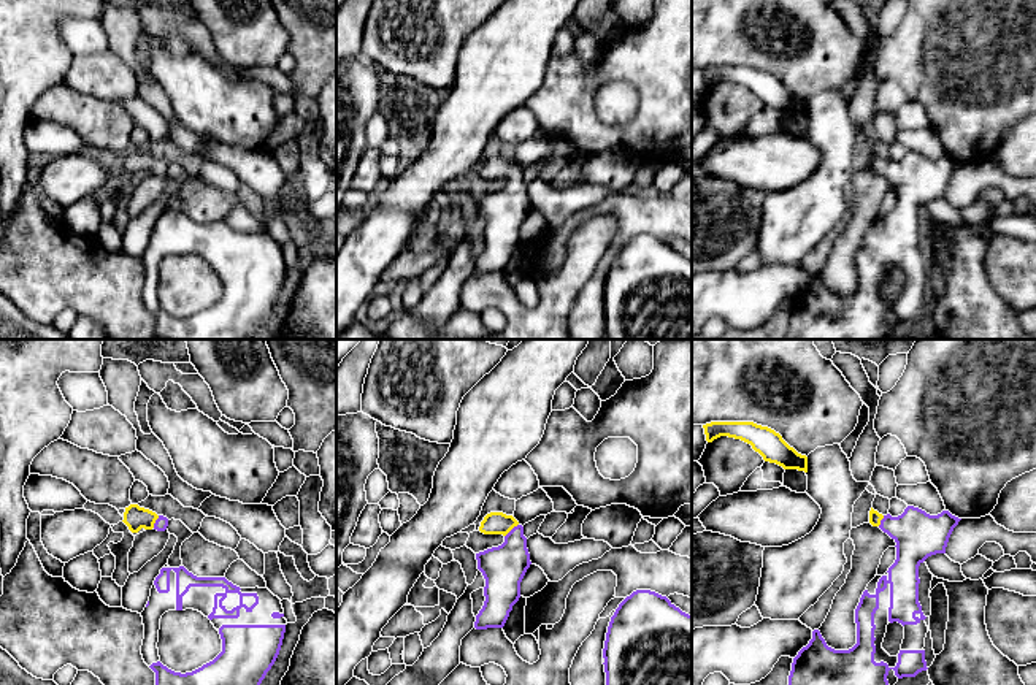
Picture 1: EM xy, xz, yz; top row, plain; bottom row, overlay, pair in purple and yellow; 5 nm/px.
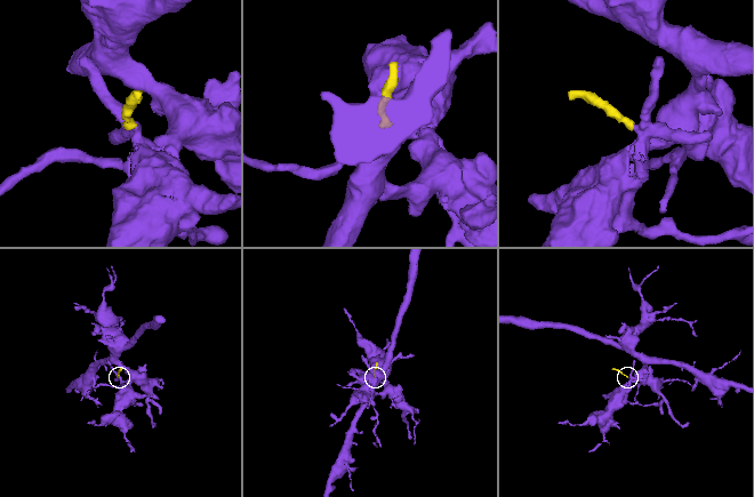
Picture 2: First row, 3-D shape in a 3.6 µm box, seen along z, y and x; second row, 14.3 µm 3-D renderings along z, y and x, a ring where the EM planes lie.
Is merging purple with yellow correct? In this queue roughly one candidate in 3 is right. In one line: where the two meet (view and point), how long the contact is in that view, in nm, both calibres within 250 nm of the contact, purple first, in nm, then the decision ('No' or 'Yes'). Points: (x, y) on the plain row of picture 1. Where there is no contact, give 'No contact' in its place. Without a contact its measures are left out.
Touches purple at xz (511, 175). Shared border 100 nm. Thickness 220 nm (purple) against 110 nm. Yes

